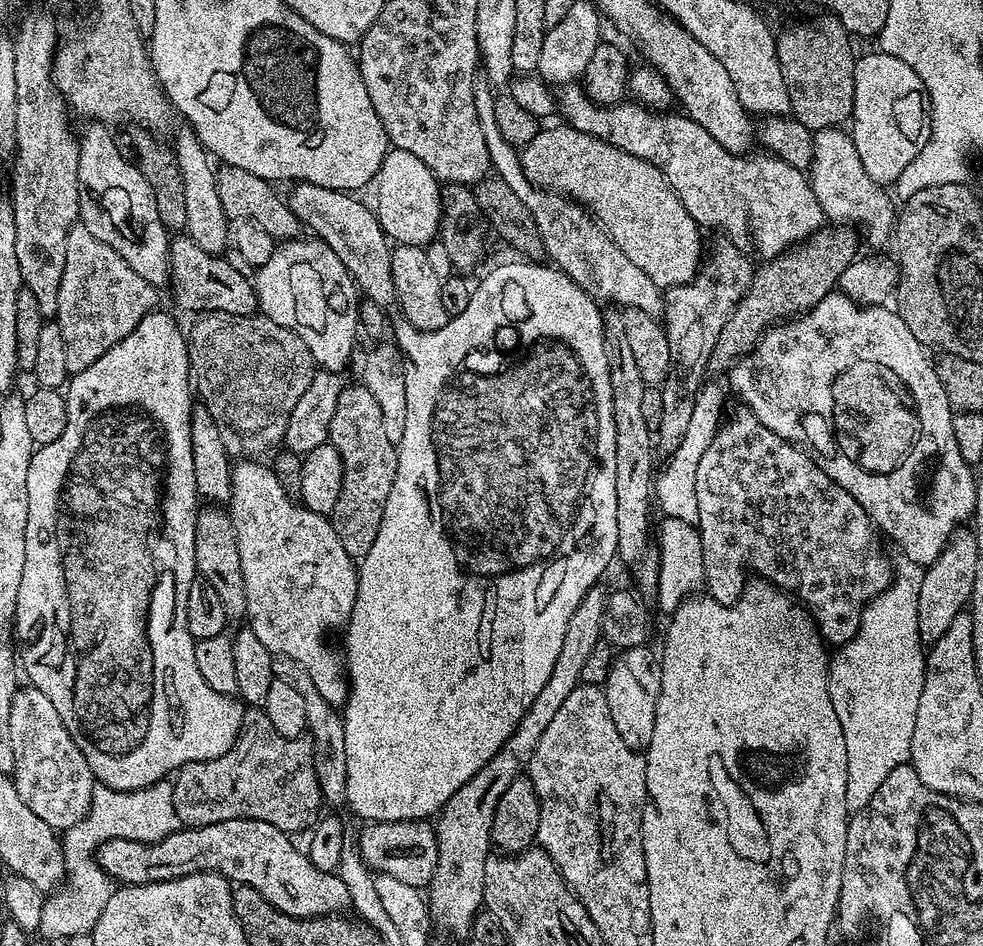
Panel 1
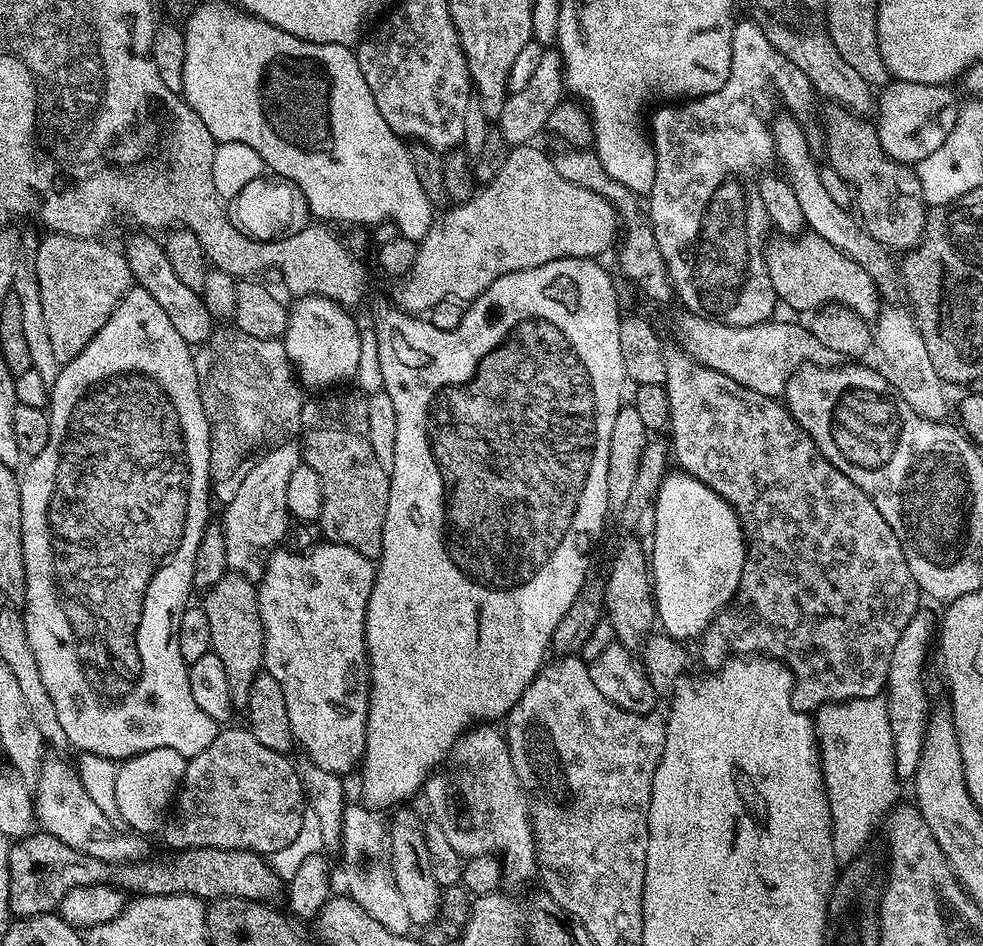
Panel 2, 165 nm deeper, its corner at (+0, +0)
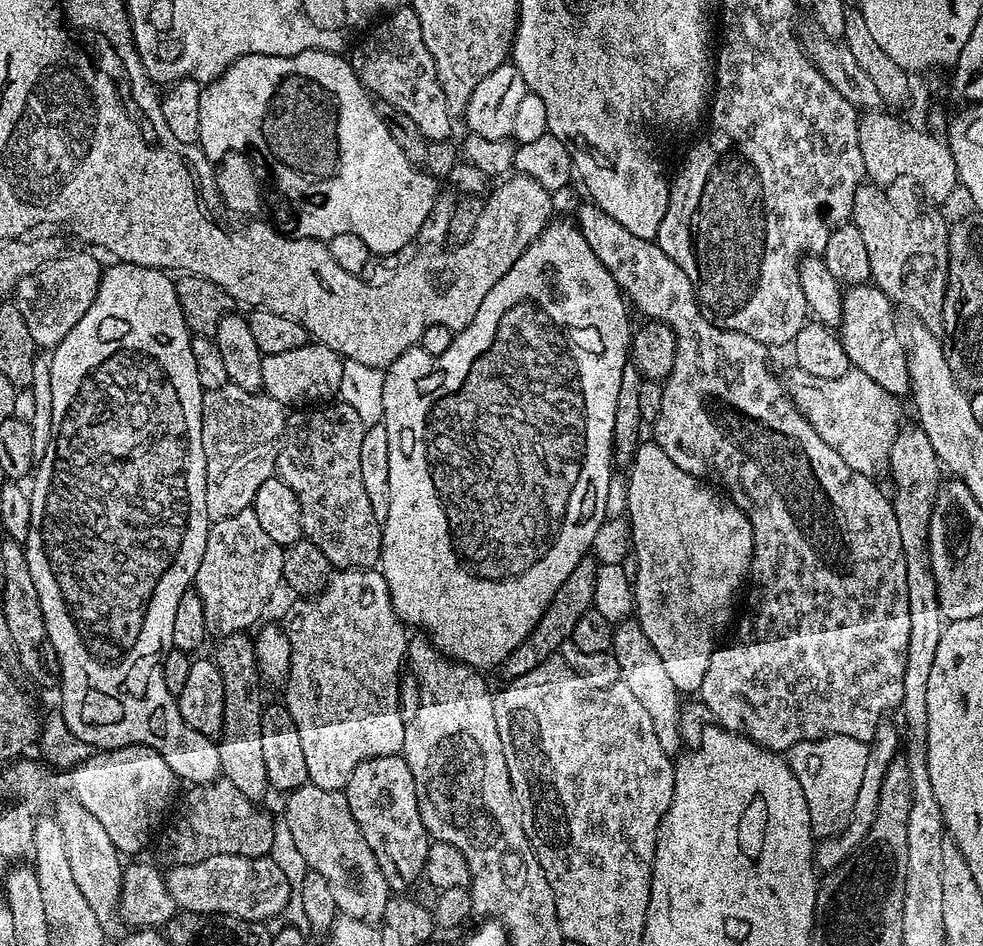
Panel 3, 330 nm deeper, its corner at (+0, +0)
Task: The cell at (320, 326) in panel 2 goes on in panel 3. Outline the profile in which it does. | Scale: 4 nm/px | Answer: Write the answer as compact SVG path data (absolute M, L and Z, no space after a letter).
M315 342L298 346L298 350L286 350L286 354L270 354L264 356L262 362L263 391L285 406L312 406L317 402L328 402L339 393L343 365L344 360L337 352Z

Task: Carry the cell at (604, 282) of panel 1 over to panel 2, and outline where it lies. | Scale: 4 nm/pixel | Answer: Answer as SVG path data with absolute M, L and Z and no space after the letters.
M680 310L672 320L672 328L676 331L675 343L694 362L718 370L718 374L726 374L726 378L734 378L734 382L746 386L751 392L780 398L797 368L803 368L805 364L827 365L834 354L814 338L811 327L776 323L738 326L726 324L720 318Z

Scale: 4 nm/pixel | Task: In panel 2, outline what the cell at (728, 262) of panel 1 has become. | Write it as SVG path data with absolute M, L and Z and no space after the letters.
M737 19L732 26L732 61L726 86L697 100L657 107L653 111L656 113L652 116L652 128L650 124L656 169L654 186L646 196L646 215L652 223L658 250L662 250L668 279L687 311L722 314L726 324L763 324L773 319L772 311L778 307L766 255L770 221L762 202L760 180L756 176L756 160L771 161L774 156L770 120L764 117L764 108L760 105L760 100L766 99L772 91L784 95L784 104L788 107L785 109L791 110L797 117L805 118L811 114L814 93L806 74L794 68L773 46L763 23Z

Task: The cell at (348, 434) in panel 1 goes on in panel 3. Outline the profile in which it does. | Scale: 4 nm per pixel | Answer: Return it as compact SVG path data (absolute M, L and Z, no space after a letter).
M328 402L311 410L300 410L297 416L289 415L287 428L276 459L275 475L286 486L294 490L298 506L302 510L303 539L314 542L333 569L376 568L380 563L382 546L382 522L370 506L370 497L366 494L366 485L362 483L362 438L366 425L354 406L343 402Z

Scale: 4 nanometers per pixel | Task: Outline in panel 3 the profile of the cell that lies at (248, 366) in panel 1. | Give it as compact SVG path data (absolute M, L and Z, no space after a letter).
M229 383L225 388L219 388L213 392L207 393L204 398L204 409L202 410L202 450L206 454L206 514L209 521L215 522L222 518L230 518L242 510L251 508L252 500L258 494L258 486L266 482L276 471L276 459L280 453L280 446L284 439L286 431L286 408L285 405L279 404L274 398L260 392L247 392L242 390L236 384Z

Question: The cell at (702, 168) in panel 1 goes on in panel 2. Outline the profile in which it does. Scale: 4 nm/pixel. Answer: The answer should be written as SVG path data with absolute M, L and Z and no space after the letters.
M801 234L795 238L779 239L773 239L766 248L768 273L777 301L784 303L785 300L800 312L812 313L837 304L855 312L866 322L875 321L882 307L880 292L876 289L879 287L877 281L866 274L862 266L858 266L858 262L821 236Z

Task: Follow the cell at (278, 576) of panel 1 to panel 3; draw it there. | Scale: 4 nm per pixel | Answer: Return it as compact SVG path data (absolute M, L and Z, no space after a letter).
M346 568L333 571L328 585L315 598L300 598L297 604L288 612L288 621L283 621L282 627L290 642L290 666L288 678L282 685L284 697L282 703L287 708L290 718L294 718L294 726L298 726L298 738L302 742L302 754L306 757L308 783L318 786L322 790L339 792L350 782L350 774L354 774L354 766L358 762L366 762L370 758L379 756L394 756L404 750L404 725L406 716L400 713L400 668L405 667L408 651L409 633L400 615L394 610L390 590L386 578L376 568Z

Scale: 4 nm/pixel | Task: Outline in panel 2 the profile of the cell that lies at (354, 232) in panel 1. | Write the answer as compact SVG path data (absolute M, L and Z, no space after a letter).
M566 257L565 260L551 260L542 266L534 266L530 270L518 270L498 278L481 296L477 296L464 308L461 324L452 330L440 330L432 325L428 318L405 312L403 308L389 306L380 308L376 312L374 327L378 338L378 362L382 362L383 392L390 394L390 402L394 402L394 414L398 420L398 434L394 438L394 466L390 473L390 506L386 510L386 522L382 534L382 554L376 564L376 581L370 590L370 602L366 606L366 646L368 647L368 675L370 687L368 689L368 721L366 722L366 746L364 747L364 777L360 780L360 788L364 791L363 803L373 810L380 808L391 809L400 806L403 800L423 789L425 780L430 773L447 757L456 739L467 732L469 728L485 722L500 722L507 717L508 712L522 698L522 694L530 686L536 673L544 667L546 657L550 652L552 635L562 616L570 610L570 606L585 591L584 579L588 576L588 555L596 544L596 539L606 529L608 511L606 510L606 470L610 462L610 430L614 430L614 418L618 414L622 397L620 397L620 383L625 383L624 367L622 366L622 349L618 343L618 330L622 319L620 304L616 301L616 288L608 277L606 269L595 259L579 260Z

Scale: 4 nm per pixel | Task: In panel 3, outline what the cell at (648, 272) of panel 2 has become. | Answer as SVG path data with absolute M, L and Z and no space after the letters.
M585 202L580 209L577 210L576 216L574 215L575 223L578 225L582 238L586 238L586 243L590 245L590 250L594 250L594 254L598 254L598 262L602 262L602 266L606 266L606 270L610 270L610 274L614 278L614 282L620 287L621 292L630 301L631 307L636 308L641 312L641 317L657 320L666 326L670 326L670 330L674 330L674 338L676 339L676 353L674 354L674 370L670 370L667 380L663 381L664 393L662 394L662 410L658 410L658 418L651 425L652 436L651 439L658 446L662 446L662 451L670 457L670 462L674 462L674 466L679 466L681 470L686 470L691 476L695 476L697 480L703 480L709 485L715 486L717 489L722 490L723 495L727 496L732 503L736 504L740 511L746 514L746 518L752 527L752 566L750 569L750 580L752 584L747 589L748 604L752 608L748 608L744 612L744 617L739 620L735 625L736 637L727 644L721 643L714 650L714 654L710 658L710 666L706 666L706 674L702 678L702 686L698 693L699 703L708 707L709 717L719 727L726 729L728 732L734 732L742 736L748 737L753 740L755 744L760 744L763 748L769 748L771 752L778 752L781 754L787 753L789 748L793 748L798 742L806 742L807 740L820 740L824 736L845 736L846 738L858 738L865 742L871 742L874 738L874 730L885 719L884 716L888 711L899 709L902 702L902 682L906 674L906 650L910 642L910 602L906 598L906 558L902 554L902 538L898 535L898 518L892 509L892 501L887 495L883 496L878 489L875 488L873 477L859 476L856 472L850 470L850 466L846 466L846 462L842 462L842 458L838 458L838 450L834 450L830 446L826 446L826 442L822 442L822 438L818 438L818 434L810 426L810 422L805 416L798 411L797 408L792 407L791 400L786 395L785 387L776 381L774 373L768 369L768 352L770 352L769 345L758 342L754 338L750 338L741 332L734 330L726 330L725 328L717 328L711 320L705 316L700 303L696 300L696 291L690 282L690 278L686 274L686 270L682 270L682 266L675 264L670 257L667 256L661 249L659 244L647 240L646 238L637 238L634 234L630 234L630 230L626 230L626 226L622 226L622 222L614 222L614 218L610 218L610 214L603 212L598 205L591 202Z

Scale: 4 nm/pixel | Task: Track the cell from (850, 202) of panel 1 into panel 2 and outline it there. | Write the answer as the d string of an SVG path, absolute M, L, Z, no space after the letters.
M881 307L879 316L874 321L874 348L880 351L880 360L882 371L889 384L898 393L899 399L907 407L913 408L916 415L924 417L926 420L939 421L944 412L944 391L946 385L941 380L940 375L934 370L934 362L930 362L930 354L926 354L926 342L922 338L919 326L916 325L915 319L903 316L896 308Z

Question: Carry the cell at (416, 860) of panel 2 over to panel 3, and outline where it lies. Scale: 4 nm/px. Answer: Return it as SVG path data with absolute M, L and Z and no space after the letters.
M403 755L379 756L358 762L358 766L354 766L354 774L350 774L350 782L342 791L350 806L350 814L354 814L354 822L358 822L358 830L362 830L362 838L366 838L366 846L370 846L370 850L374 850L374 858L378 858L378 866L389 889L396 894L407 893L424 875L430 837L418 810L418 790L414 790L414 774L410 774L410 766L406 766Z

